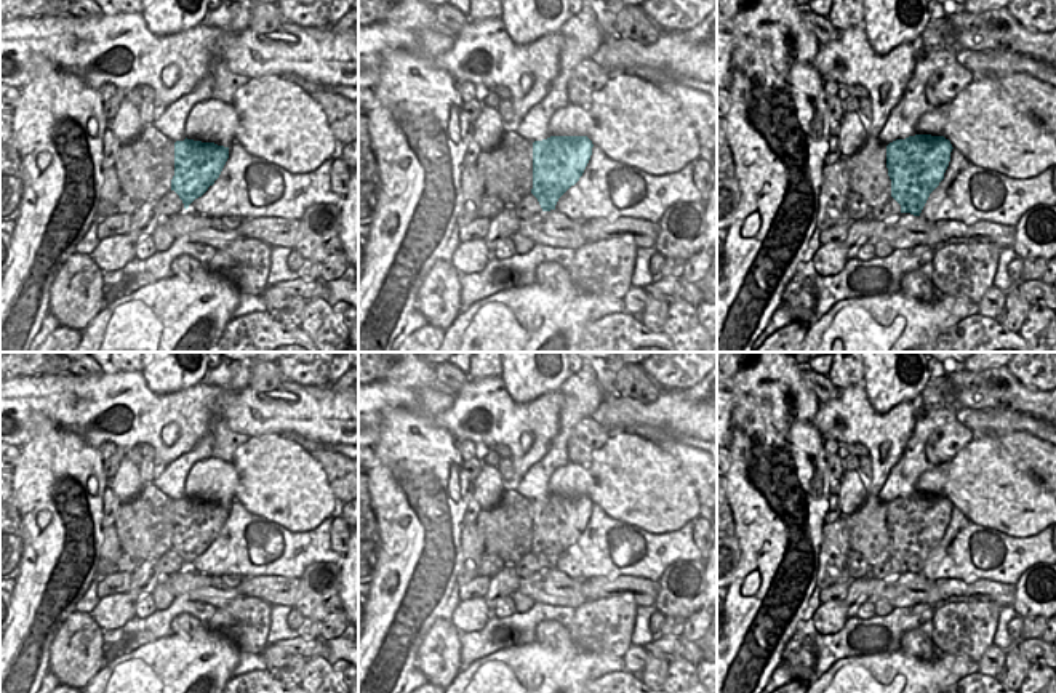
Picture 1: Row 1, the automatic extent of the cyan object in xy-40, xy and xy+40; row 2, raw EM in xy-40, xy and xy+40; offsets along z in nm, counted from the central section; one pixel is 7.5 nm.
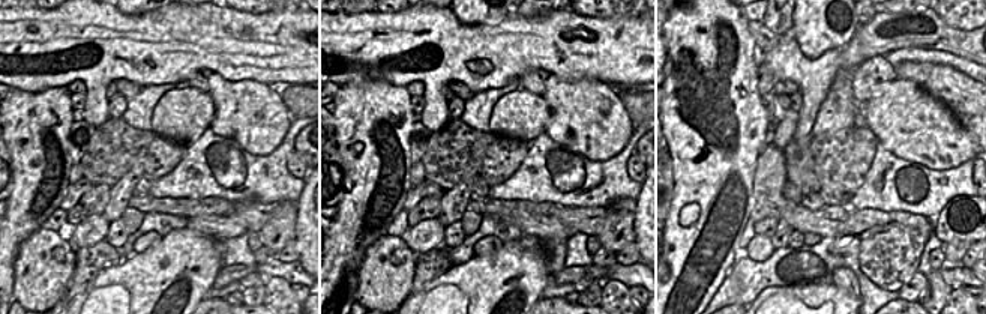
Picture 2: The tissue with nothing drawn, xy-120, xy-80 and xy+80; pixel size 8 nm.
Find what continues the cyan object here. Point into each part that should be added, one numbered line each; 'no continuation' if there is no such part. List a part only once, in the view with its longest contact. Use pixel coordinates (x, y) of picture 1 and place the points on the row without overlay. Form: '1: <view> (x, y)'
no continuation

